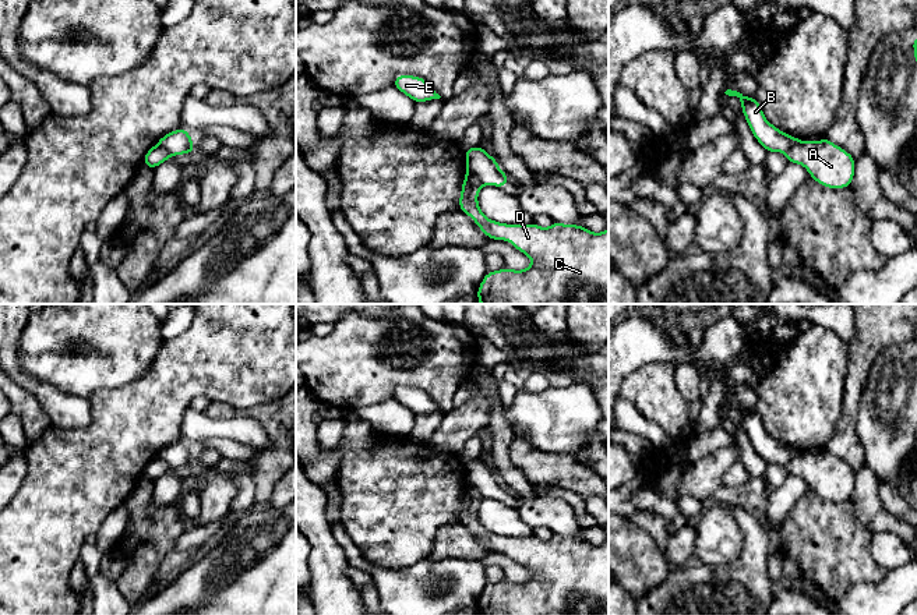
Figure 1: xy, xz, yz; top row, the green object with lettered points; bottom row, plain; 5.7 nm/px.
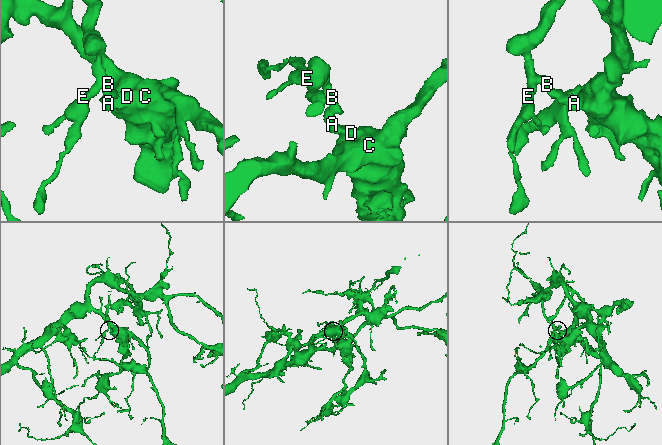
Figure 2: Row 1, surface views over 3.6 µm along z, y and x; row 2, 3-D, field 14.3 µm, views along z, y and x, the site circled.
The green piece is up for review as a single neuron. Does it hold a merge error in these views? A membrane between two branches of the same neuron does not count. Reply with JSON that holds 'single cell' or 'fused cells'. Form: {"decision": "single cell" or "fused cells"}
{"decision": "fused cells"}

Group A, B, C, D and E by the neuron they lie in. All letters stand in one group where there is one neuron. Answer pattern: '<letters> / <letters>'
A C D / B E

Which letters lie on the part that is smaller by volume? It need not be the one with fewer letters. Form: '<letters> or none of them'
B, E

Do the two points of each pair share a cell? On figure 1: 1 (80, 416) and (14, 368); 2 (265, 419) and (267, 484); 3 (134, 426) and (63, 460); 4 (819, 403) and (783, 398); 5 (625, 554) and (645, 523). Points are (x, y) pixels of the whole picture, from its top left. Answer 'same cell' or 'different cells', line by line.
1: same cell
2: same cell
3: same cell
4: same cell
5: different cells

